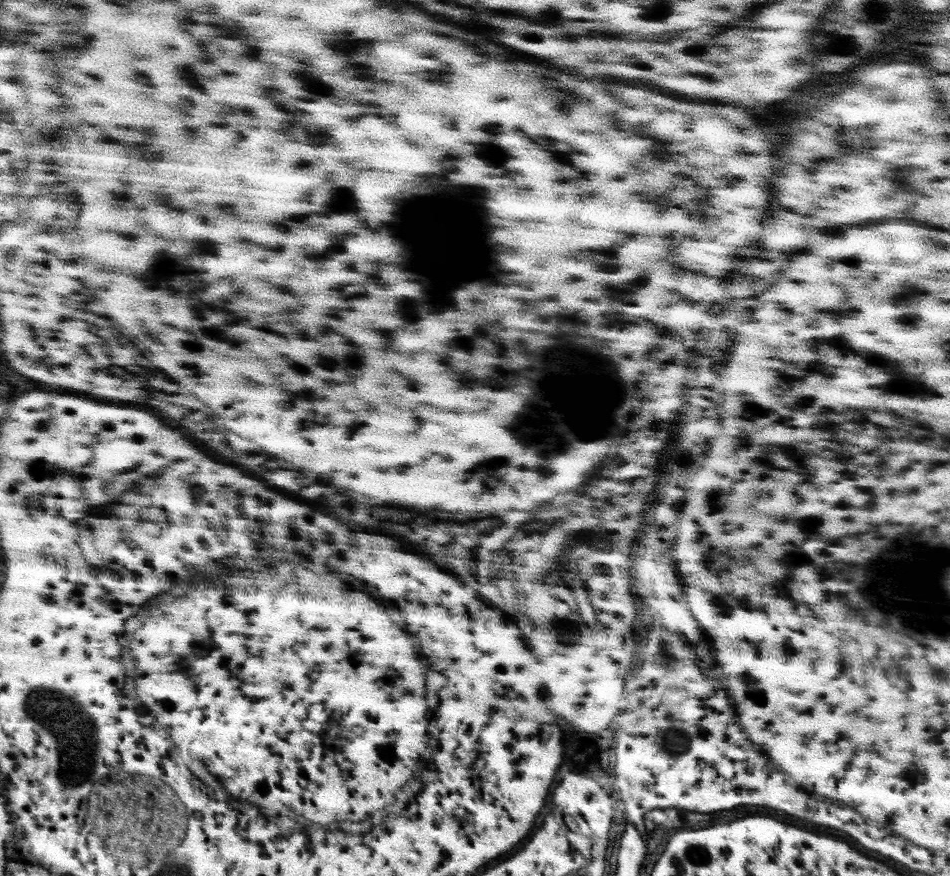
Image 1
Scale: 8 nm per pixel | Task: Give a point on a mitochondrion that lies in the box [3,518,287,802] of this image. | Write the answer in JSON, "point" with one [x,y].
{"point":[47,705]}

